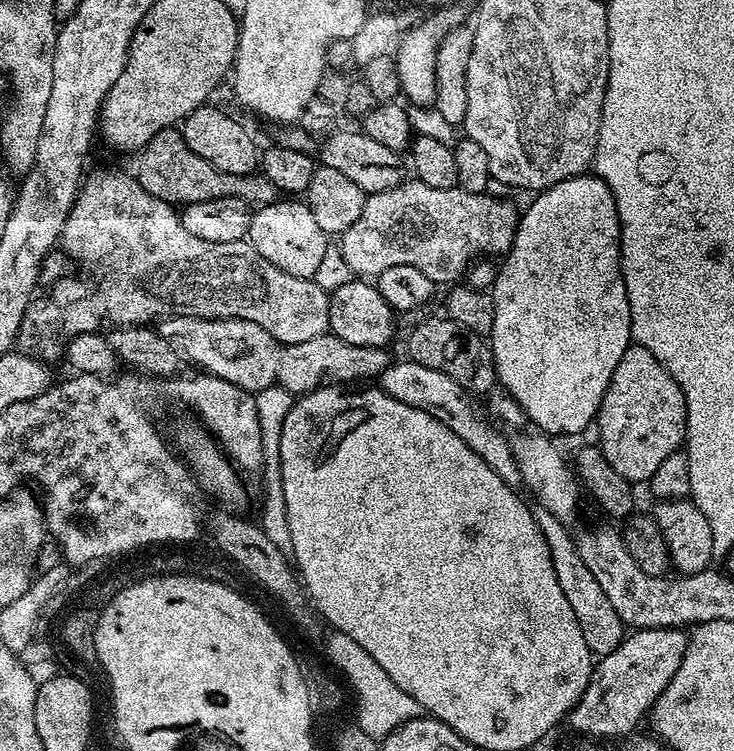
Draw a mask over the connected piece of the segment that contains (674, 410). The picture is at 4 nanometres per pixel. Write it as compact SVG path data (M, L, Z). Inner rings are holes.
M633 343L622 354L618 370L596 413L594 432L600 435L598 445L606 461L624 480L651 481L654 470L670 458L670 454L681 451L688 435L688 411L686 398L674 382L674 378L641 344Z

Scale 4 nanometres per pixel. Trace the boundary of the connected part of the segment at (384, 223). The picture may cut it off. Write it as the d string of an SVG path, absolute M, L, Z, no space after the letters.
M415 178L409 179L407 182L401 182L401 184L394 186L390 190L373 192L367 197L362 214L358 217L358 222L354 222L339 237L338 246L342 250L342 258L346 258L346 266L350 266L352 273L360 278L375 278L378 274L382 274L382 270L388 269L389 266L414 266L418 270L422 270L422 274L426 274L426 278L430 278L438 286L455 285L459 281L456 279L459 276L461 279L477 258L492 258L495 257L495 252L500 252L499 254L507 253L513 238L516 236L516 227L520 224L521 213L518 211L518 208L516 212L515 206L510 201L503 200L500 196L492 195L488 192L467 192L465 188L459 186L450 189L435 189L431 186L426 186L425 182Z

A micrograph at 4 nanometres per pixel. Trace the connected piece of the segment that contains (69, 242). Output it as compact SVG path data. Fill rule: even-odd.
M96 172L92 177L81 183L80 191L76 193L76 201L70 210L70 214L64 223L62 233L62 248L73 261L81 260L88 273L77 280L61 278L51 285L48 297L39 304L33 303L24 314L24 320L20 323L21 333L28 336L41 336L44 340L61 340L67 342L73 336L80 336L83 332L100 332L103 324L112 326L148 326L153 322L159 322L166 316L193 316L194 318L210 318L211 320L245 320L254 322L254 326L262 326L280 344L297 344L298 342L310 342L310 338L318 338L329 331L328 327L328 298L329 293L318 286L315 279L306 276L286 274L286 270L278 270L247 239L238 242L206 242L206 238L198 238L186 230L186 226L180 221L180 212L173 205L162 202L162 198L154 198L154 194L146 194L142 186L131 175L124 172Z

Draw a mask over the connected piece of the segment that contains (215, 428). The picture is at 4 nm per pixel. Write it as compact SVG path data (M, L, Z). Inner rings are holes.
M203 370L195 374L197 376L181 375L179 378L169 379L167 381L169 394L197 412L195 415L199 423L212 433L216 443L223 448L224 455L236 465L237 469L245 473L246 471L259 473L263 469L264 459L262 429L258 427L255 395L234 386L234 382L226 382L226 378L210 376Z

